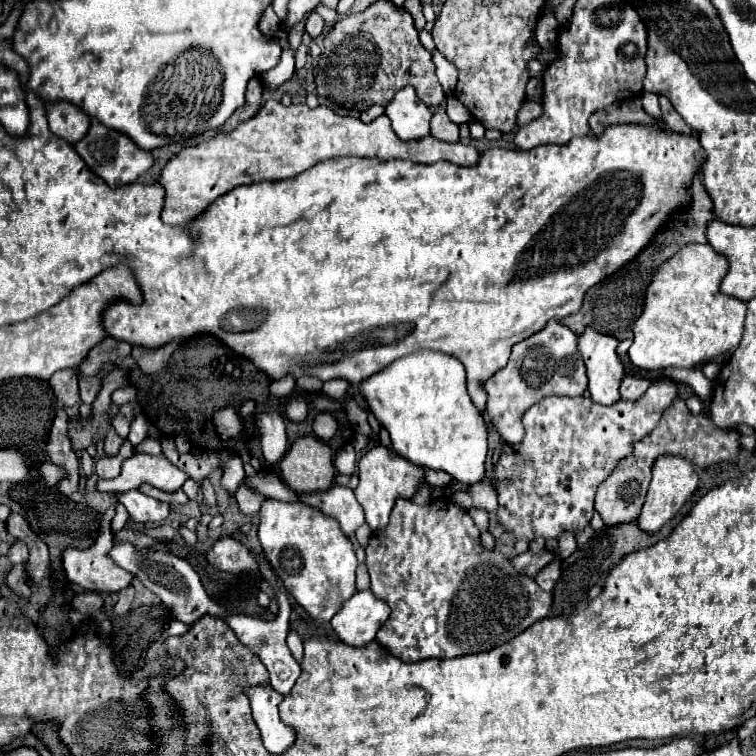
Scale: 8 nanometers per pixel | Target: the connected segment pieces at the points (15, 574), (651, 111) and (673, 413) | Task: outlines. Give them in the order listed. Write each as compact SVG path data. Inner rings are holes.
M16 565L8 571L6 575L6 585L16 593L16 595L24 595L26 599L30 597L30 587L26 581L26 573L24 573L24 565Z
M642 93L642 105L644 105L644 111L646 111L650 117L660 117L658 95L654 95L654 93Z
M674 399L670 409L660 417L658 425L650 435L646 435L642 441L634 445L634 453L624 457L612 475L598 487L596 493L596 511L600 513L602 521L606 527L630 523L638 519L638 513L644 505L646 493L648 493L648 483L652 477L652 465L658 457L662 455L672 455L672 457L682 457L688 459L690 463L706 469L714 463L722 461L734 461L742 449L740 445L742 433L738 429L722 429L716 427L712 417L706 413L692 415L684 403L684 399Z

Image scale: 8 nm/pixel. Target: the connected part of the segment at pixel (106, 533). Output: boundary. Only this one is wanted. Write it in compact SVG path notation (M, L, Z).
M117 501L113 502L105 514L101 517L99 523L99 535L96 543L90 549L64 549L62 551L62 569L66 573L66 579L70 583L76 583L84 589L90 591L120 591L124 587L130 585L132 575L128 571L124 571L122 567L118 567L112 559L110 559L110 549L112 549L112 532L111 520L115 515Z

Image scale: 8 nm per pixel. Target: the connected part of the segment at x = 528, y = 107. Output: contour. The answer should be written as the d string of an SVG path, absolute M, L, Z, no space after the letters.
M526 101L517 115L517 125L521 126L538 118L542 114L542 105L534 101Z

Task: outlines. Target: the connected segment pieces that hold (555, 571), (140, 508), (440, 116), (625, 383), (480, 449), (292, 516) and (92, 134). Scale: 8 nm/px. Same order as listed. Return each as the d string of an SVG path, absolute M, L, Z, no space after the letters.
M550 561L538 575L536 575L536 583L538 583L538 587L540 589L544 589L544 591L552 591L552 587L554 587L554 583L556 583L556 579L560 577L560 561Z
M128 491L120 495L120 503L128 509L130 519L136 523L160 523L168 515L168 505L156 501L140 491Z
M438 111L432 115L430 123L430 135L434 135L440 141L458 141L458 125L450 121L450 117L444 111Z
M626 375L620 385L620 399L624 399L624 401L640 399L646 393L646 389L650 387L650 383L652 383L650 379L642 379L642 377L636 379L636 377Z
M414 351L394 361L382 373L376 373L374 377L362 381L358 385L358 393L364 397L364 401L368 403L368 409L374 413L378 423L390 433L392 447L400 457L416 465L442 469L466 485L478 483L484 477L488 431L486 431L482 415L476 411L474 403L470 401L470 395L466 389L464 365L456 357L438 353L438 351Z
M264 499L260 509L258 539L262 543L264 557L274 573L284 583L286 591L296 599L306 613L326 623L330 621L344 601L356 593L356 555L350 539L340 531L338 523L324 517L322 511L302 503L284 503L276 499Z
M92 121L90 131L86 133L86 137L82 141L78 141L74 145L74 149L78 151L78 155L84 159L84 163L88 165L88 169L92 173L96 173L98 177L104 179L106 185L110 187L118 187L118 185L128 185L134 183L146 169L152 167L154 159L152 153L138 149L126 135L116 133L112 129L106 129L104 125L100 125L98 121Z

